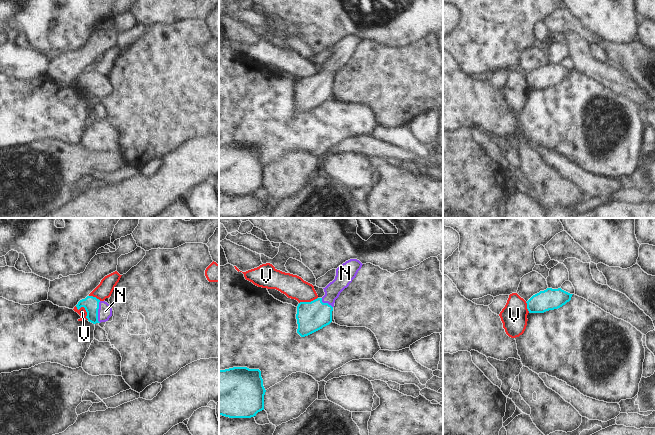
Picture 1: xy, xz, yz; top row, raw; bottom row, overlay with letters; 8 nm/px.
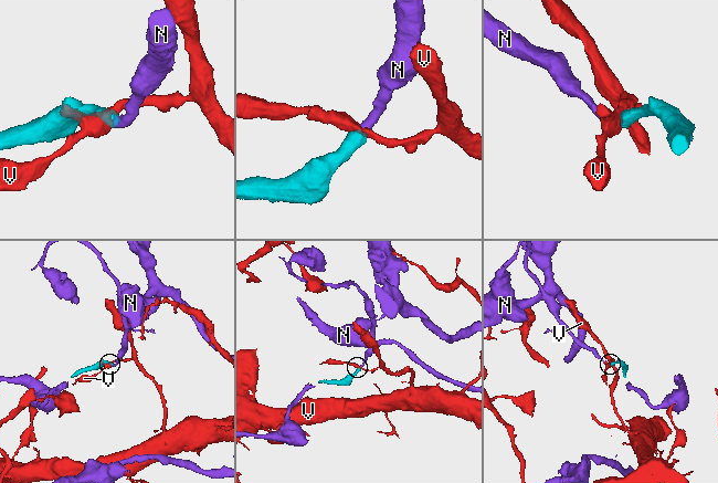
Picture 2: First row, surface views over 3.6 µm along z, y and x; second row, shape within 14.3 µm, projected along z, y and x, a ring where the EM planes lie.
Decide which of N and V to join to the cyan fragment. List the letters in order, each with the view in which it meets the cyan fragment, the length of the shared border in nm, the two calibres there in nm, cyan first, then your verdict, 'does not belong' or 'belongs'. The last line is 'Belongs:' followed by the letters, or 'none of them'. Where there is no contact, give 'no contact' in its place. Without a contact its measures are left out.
N: xy | 180 nm | 130/110 nm | belongs
V: xy | 160 nm | 130/70 nm | does not belong
Belongs: N

